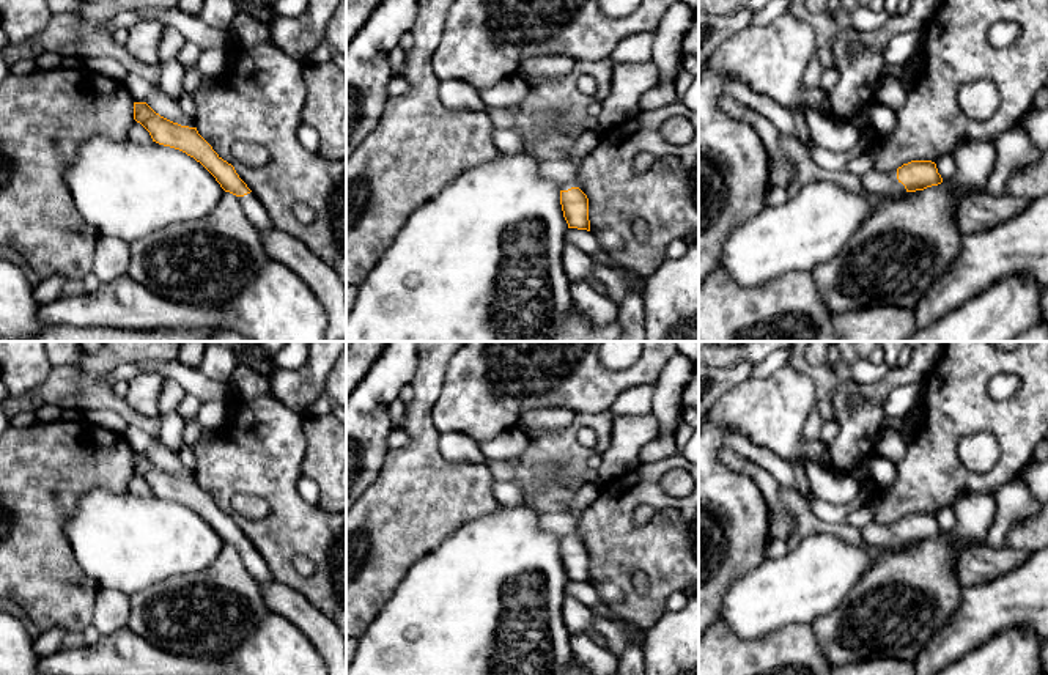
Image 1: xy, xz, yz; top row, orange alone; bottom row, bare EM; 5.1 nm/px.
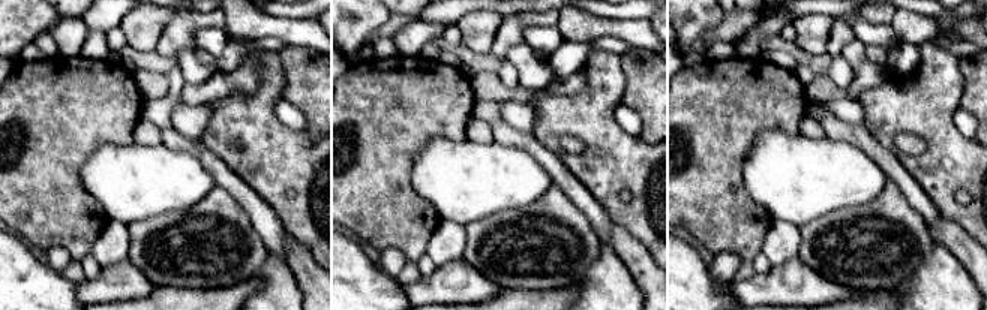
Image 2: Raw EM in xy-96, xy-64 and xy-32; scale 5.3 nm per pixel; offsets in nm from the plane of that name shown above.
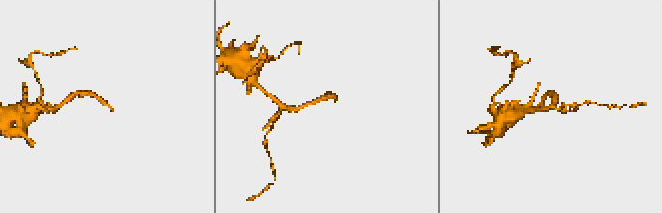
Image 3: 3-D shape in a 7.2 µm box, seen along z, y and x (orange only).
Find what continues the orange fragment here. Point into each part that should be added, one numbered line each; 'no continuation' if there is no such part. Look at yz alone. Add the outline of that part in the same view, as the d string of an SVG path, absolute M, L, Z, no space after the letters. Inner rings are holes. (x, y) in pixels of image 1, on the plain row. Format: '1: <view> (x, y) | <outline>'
1: yz (875, 535) | M872 521L862 529L862 540L872 549L899 551L906 546L905 538L897 532L897 522L878 524Z

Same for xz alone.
1: xz (564, 524) | M563 510L541 515L541 529L554 533L560 543L568 543L571 540L581 540L578 532L578 522L584 510Z

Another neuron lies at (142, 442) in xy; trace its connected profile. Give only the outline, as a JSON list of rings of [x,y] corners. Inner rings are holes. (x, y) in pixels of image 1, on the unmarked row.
[[[127,426],[123,437],[135,455],[146,455],[161,469],[181,478],[197,480],[197,472],[187,469],[175,448],[165,447],[157,436],[140,428]]]

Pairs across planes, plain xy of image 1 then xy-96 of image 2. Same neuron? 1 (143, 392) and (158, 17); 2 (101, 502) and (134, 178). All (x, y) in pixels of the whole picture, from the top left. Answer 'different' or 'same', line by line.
1: same
2: same

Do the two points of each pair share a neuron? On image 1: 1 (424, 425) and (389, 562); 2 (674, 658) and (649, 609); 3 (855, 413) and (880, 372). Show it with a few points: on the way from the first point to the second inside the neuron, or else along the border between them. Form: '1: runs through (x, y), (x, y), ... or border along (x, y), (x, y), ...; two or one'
1: runs through (420, 460), (417, 469), (417, 501), (391, 527); one
2: border along (667, 611), (644, 631); two
3: border along (891, 368), (872, 383), (856, 383), (845, 376); two

